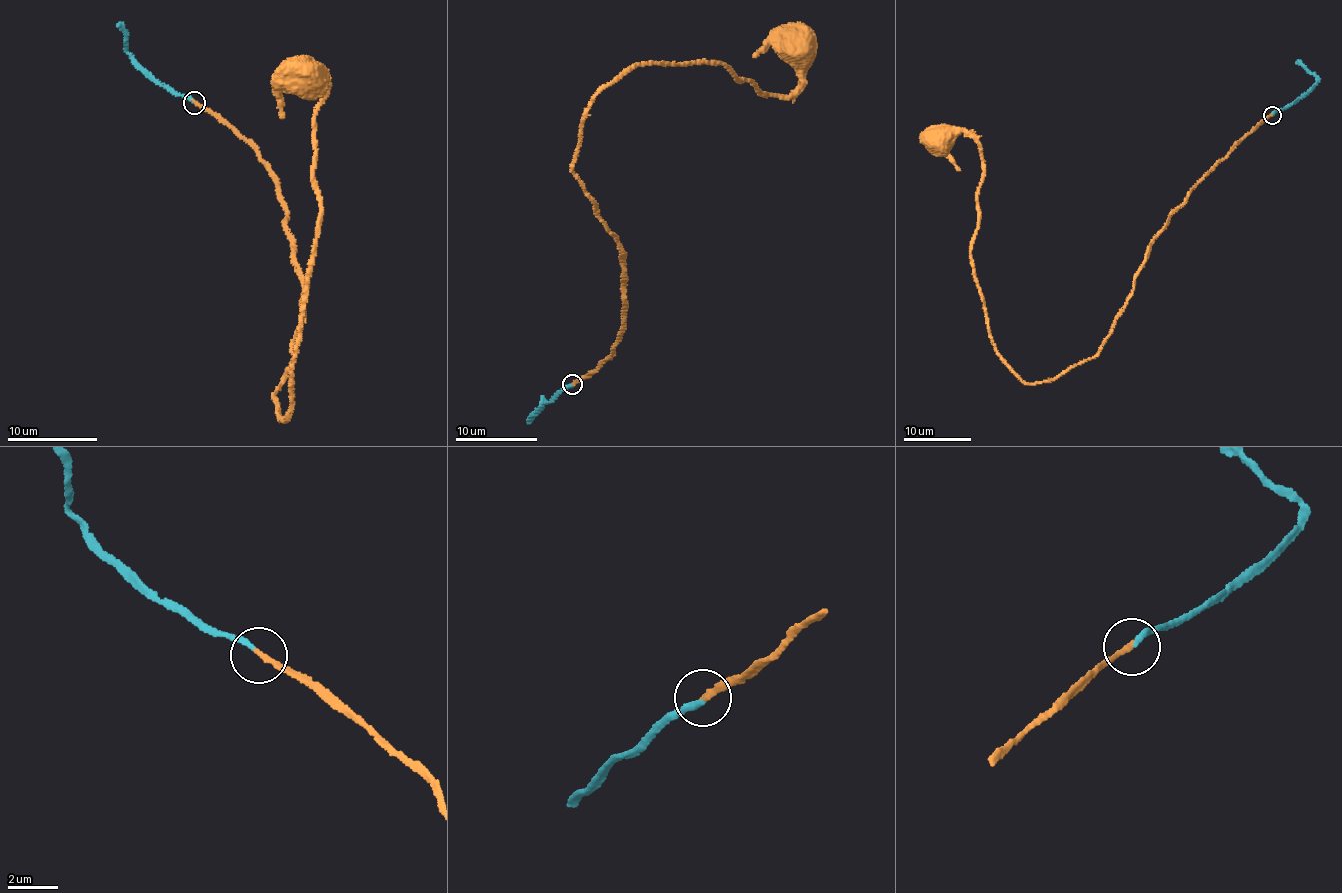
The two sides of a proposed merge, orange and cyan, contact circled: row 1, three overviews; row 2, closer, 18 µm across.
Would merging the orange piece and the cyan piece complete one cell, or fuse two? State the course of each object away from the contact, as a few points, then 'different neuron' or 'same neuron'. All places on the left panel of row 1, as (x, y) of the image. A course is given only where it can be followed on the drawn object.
orange via (193, 102), (255, 150), (287, 215), (305, 297), (273, 395), (285, 420), (327, 83), (288, 65), (303, 74) | cyan via (193, 102), (156, 84), (124, 48), (125, 37), (117, 24) | same neuron

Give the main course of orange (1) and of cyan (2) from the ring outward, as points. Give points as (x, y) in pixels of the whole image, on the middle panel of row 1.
1: (572, 383), (610, 355), (625, 299), (572, 167), (594, 97), (639, 65), (702, 61), (785, 98), (798, 42)
2: (572, 383), (543, 403), (530, 420), (529, 416), (539, 406), (542, 396)

